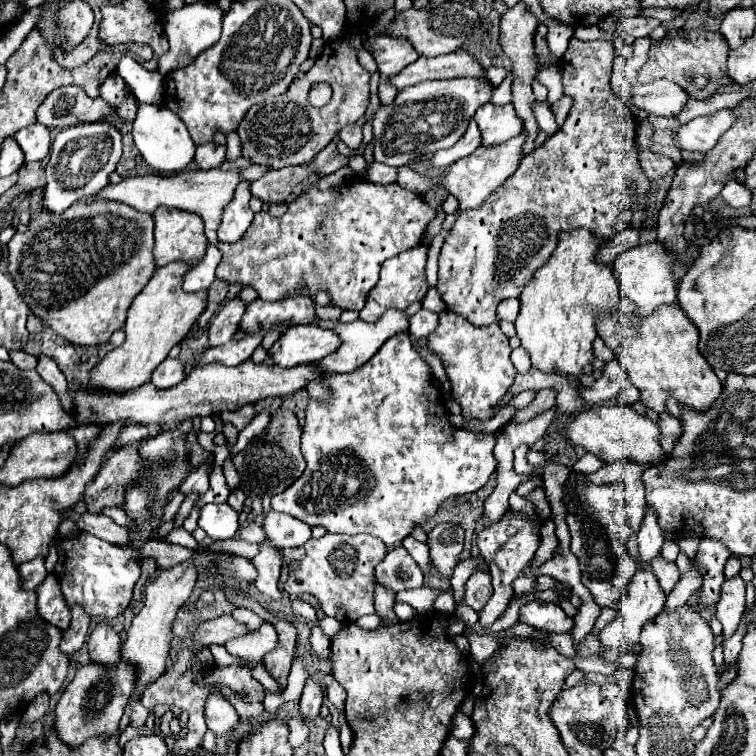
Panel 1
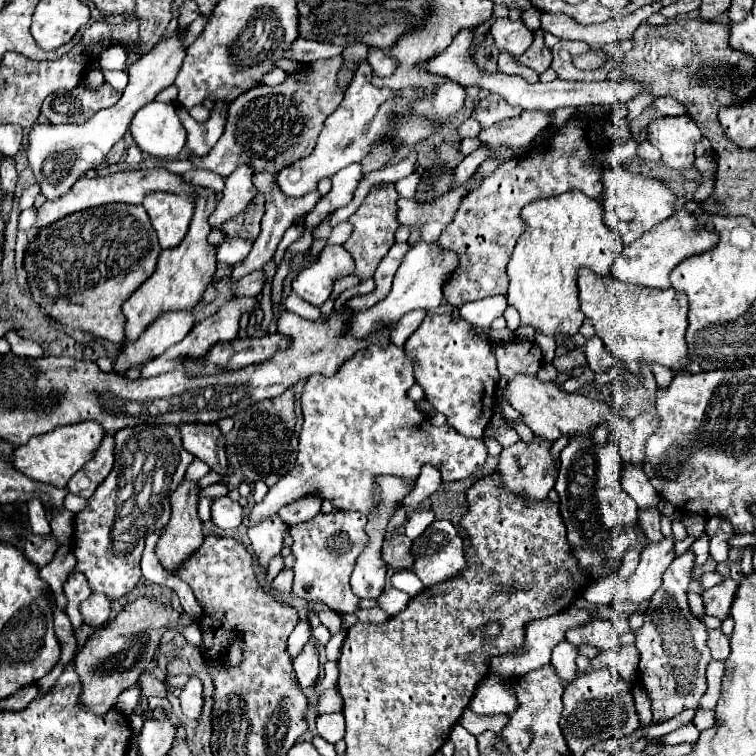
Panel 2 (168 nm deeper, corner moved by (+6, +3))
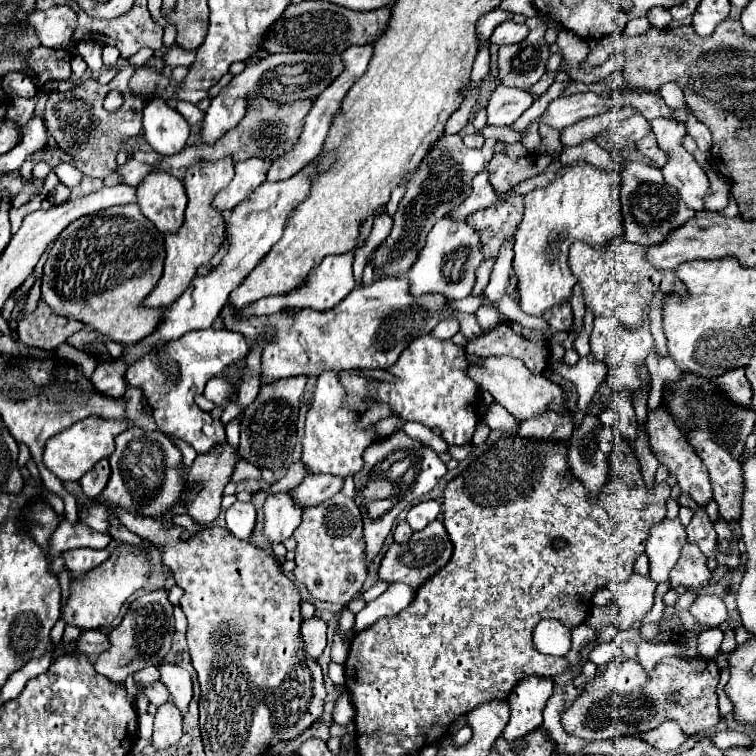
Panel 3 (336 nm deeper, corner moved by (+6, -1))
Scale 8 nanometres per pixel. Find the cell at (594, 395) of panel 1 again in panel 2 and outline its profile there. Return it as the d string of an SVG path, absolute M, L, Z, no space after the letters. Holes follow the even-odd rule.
M596 335L586 341L584 353L586 353L586 361L594 373L608 371L616 361L616 355L612 355L612 351L608 351L608 347L604 347L604 341Z

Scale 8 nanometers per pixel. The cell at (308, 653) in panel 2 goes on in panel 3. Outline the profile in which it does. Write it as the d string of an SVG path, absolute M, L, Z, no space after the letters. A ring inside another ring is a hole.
M312 617L302 623L302 639L304 651L310 659L318 659L326 647L326 623L318 617Z

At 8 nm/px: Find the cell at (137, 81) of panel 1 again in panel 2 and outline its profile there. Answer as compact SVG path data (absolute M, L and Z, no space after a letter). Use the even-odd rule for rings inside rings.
M110 45L108 49L104 49L100 53L100 67L104 69L116 69L116 71L122 71L126 69L126 51L120 47L120 45Z

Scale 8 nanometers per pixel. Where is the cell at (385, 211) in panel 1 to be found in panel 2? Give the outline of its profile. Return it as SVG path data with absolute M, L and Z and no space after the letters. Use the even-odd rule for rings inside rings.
M388 185L386 189L372 189L368 193L368 197L364 199L364 203L358 207L358 211L348 219L354 225L354 231L352 231L352 237L346 241L344 247L352 253L352 257L356 261L356 271L354 273L360 279L368 279L368 277L374 275L380 259L388 253L388 249L394 243L394 231L400 225L398 219L396 219L398 197L400 195L396 193L394 185Z

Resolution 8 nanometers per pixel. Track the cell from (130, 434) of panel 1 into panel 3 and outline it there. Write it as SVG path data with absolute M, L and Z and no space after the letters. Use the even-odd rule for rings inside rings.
M102 459L100 463L94 465L92 471L88 471L82 479L80 479L80 487L84 491L86 497L96 497L98 493L102 493L102 489L106 487L110 477L110 465L108 459Z

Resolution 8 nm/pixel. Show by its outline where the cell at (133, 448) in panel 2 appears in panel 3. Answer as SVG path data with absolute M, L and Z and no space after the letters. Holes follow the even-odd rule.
M134 425L116 437L116 449L110 455L110 469L112 473L106 489L94 499L94 505L80 509L80 521L104 535L110 535L110 521L118 519L112 507L140 511L142 517L152 519L168 515L180 503L188 475L182 463L182 453L170 437L162 431L144 431Z

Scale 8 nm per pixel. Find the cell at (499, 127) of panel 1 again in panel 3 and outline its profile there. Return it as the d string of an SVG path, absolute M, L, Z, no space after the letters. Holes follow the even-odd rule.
M498 85L488 99L488 125L508 127L512 125L530 105L534 97L528 91Z

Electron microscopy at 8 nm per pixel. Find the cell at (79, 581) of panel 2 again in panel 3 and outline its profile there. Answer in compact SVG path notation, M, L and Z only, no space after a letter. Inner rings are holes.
M80 547L80 549L70 549L66 553L62 553L66 567L70 571L70 581L76 581L80 577L84 577L90 569L96 569L98 565L102 565L110 553L106 549L96 551L90 547Z

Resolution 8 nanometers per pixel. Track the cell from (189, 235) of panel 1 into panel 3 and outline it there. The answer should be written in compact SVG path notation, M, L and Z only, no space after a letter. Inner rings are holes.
M164 171L150 173L138 185L138 205L160 233L176 233L184 223L184 183Z

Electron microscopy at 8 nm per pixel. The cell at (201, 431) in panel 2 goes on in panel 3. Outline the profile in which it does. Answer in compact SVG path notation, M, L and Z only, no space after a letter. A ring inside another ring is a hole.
M216 327L190 331L178 341L170 341L164 347L154 349L142 361L130 365L126 371L126 381L128 385L142 387L144 399L152 407L152 417L162 433L186 441L200 455L204 455L204 451L212 451L216 441L204 435L204 425L210 425L212 417L194 403L194 395L202 393L206 381L220 375L228 365L246 359L248 351L250 347L244 335L236 331Z

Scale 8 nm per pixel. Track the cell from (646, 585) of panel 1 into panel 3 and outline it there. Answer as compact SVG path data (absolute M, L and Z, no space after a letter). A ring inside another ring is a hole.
M664 519L652 529L646 541L646 555L650 561L648 575L654 583L664 583L668 579L668 573L676 565L684 543L686 543L686 531L678 519L674 521Z

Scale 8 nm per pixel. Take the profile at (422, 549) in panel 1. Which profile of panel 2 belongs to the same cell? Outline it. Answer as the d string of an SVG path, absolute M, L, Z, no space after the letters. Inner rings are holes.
M414 509L410 515L408 515L408 521L404 523L404 533L410 537L410 539L416 539L420 533L424 533L424 529L434 521L434 513L432 509Z

